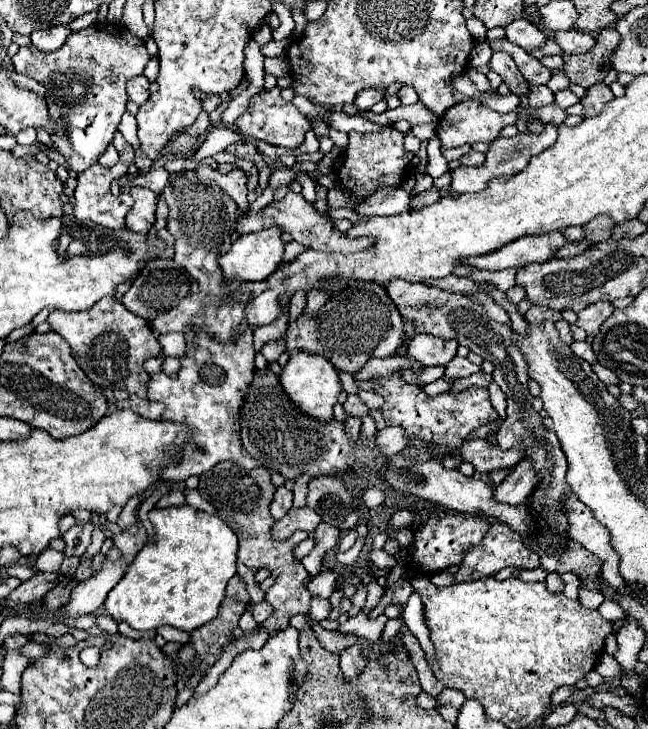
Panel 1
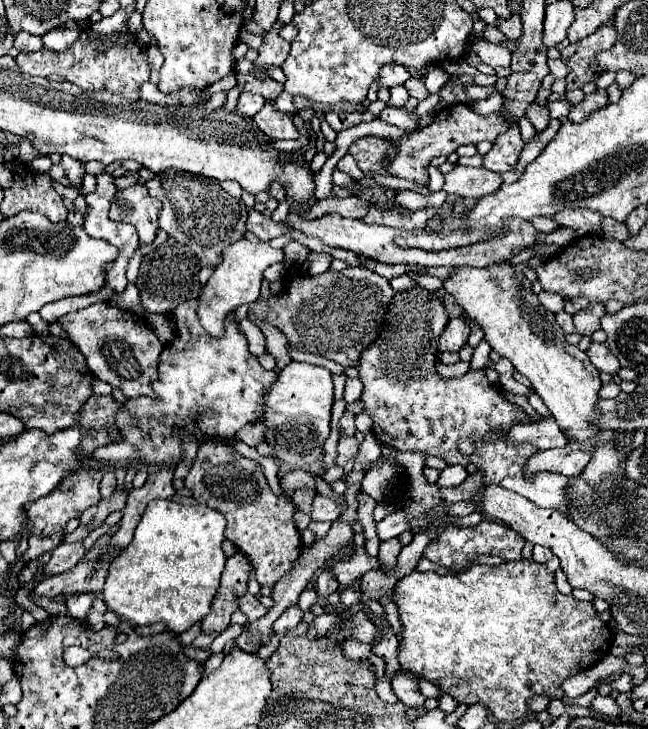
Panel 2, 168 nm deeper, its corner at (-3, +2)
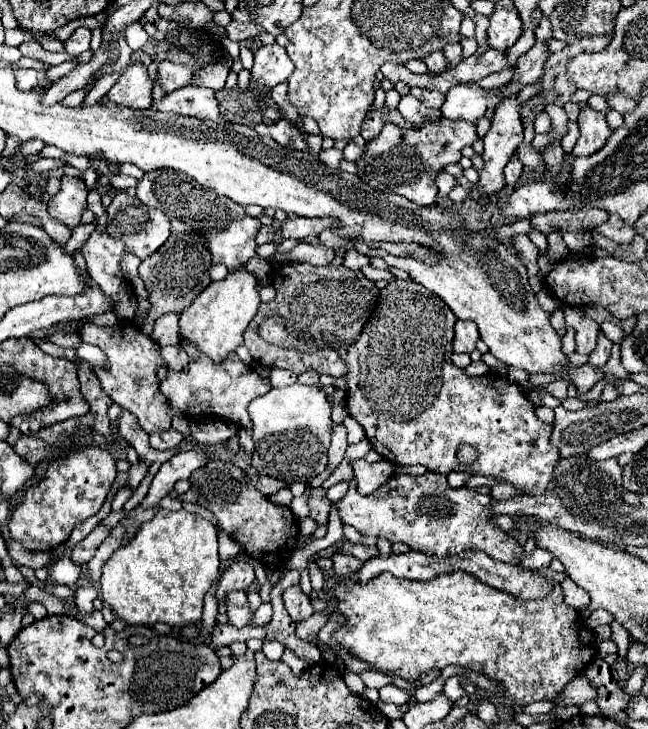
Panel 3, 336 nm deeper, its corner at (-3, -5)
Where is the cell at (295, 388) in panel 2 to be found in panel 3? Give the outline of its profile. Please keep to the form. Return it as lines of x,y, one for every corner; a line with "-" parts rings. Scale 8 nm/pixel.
294,383
288,387
272,387
266,395
256,397
248,405
254,423
254,453
252,465
268,477
286,483
308,483
328,465
328,445
332,435
332,405
322,387

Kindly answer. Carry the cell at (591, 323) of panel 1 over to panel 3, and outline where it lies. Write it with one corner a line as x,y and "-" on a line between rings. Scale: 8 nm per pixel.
566,307
564,317
566,317
566,323
576,331
576,345
578,345
576,351
582,355
590,355
592,349
596,347
600,325
594,319
582,315
574,307

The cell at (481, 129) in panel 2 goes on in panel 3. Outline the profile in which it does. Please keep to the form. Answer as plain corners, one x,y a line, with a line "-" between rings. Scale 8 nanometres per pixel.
440,119
434,123
426,123
420,129
406,129
394,123
386,123
378,137
374,137
358,165
358,177
370,187
386,193
402,195
422,207
430,207
436,203
436,173
450,163
460,161
460,149
472,147
474,141
480,139
476,133
476,125
468,121
450,121

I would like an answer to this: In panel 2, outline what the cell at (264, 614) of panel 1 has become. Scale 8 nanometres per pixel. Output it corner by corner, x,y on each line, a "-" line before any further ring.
252,594
240,596
240,598
238,598
238,608
248,616
248,620
250,620
250,622
258,620
260,616
264,616
264,614
268,612
268,610
260,604
260,600
258,600
256,596
252,596

